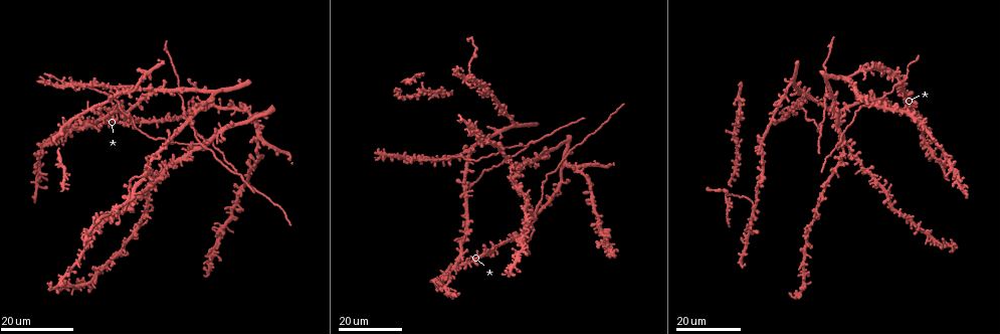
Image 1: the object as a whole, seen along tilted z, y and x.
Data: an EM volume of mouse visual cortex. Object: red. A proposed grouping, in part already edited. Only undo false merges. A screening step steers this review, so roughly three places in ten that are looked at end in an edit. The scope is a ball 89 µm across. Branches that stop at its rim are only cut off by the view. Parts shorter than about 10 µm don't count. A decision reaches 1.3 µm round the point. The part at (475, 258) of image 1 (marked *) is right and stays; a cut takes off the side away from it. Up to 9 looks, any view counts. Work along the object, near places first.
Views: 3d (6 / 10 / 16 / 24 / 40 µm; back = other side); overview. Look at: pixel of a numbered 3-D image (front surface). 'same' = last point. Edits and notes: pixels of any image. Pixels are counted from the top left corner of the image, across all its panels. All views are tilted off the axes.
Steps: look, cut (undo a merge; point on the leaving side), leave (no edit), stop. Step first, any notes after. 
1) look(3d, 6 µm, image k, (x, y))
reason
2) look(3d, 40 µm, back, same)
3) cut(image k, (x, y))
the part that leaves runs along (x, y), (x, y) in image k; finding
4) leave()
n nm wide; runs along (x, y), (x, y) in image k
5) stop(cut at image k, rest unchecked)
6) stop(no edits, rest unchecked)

look(3d, 16 µm, image 1, (907, 74))
small branch off a trunk

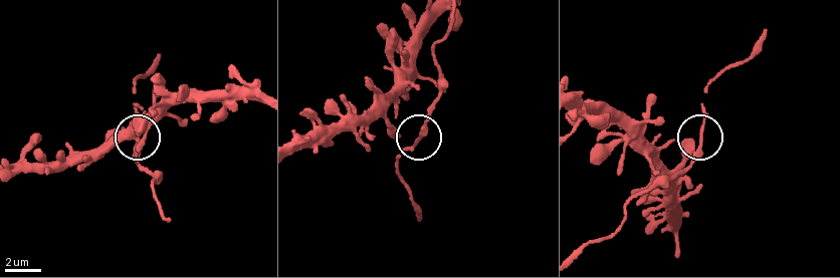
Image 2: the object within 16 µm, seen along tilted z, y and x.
look(3d, 6 µm, image 2, (702, 143))
closer look

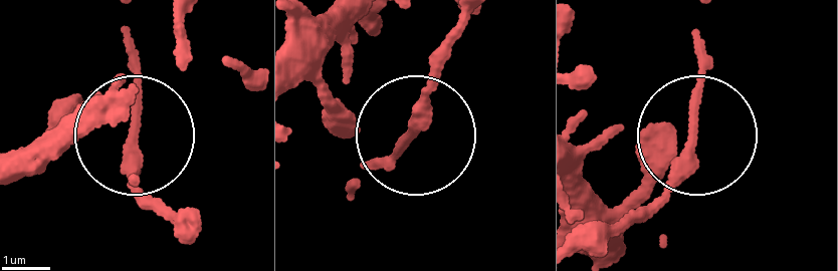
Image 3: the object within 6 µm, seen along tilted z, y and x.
leave()
200 nm wide; all the same neuron

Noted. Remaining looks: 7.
look(3d, 24 µm, image 1, (255, 138))
four-way junction

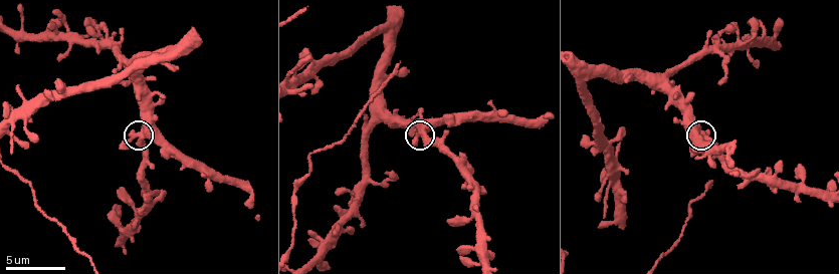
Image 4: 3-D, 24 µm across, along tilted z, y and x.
look(3d, 10 µm, image 4, (144, 137))
zoom in

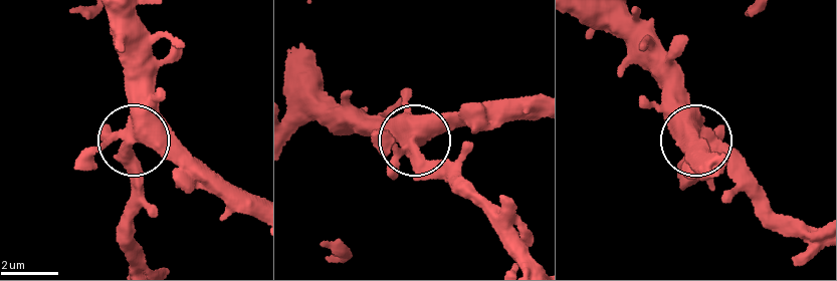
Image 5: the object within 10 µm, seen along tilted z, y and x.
look(3d, 6 µm, image 5, (129, 139))

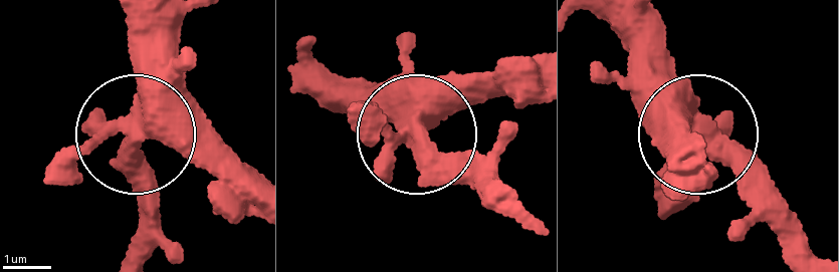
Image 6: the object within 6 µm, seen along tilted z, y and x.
leave()
runs along (307, 80), (413, 125), (538, 53) in image 6; one neuron here

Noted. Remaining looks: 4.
look(3d, 16 µm, image 1, (198, 143))
two arms in line, one across

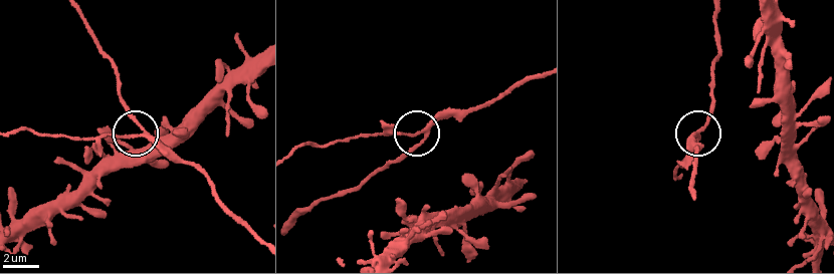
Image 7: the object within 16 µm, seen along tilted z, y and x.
look(3d, 10 µm, image 7, (698, 132))

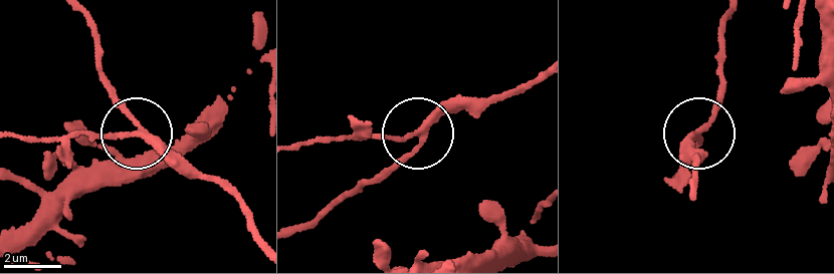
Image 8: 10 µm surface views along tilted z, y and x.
leave()
200 nm wide; continuous, no second neuron

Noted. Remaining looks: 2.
look(3d, 16 µm, image 1, (167, 138))
small branch off a trunk

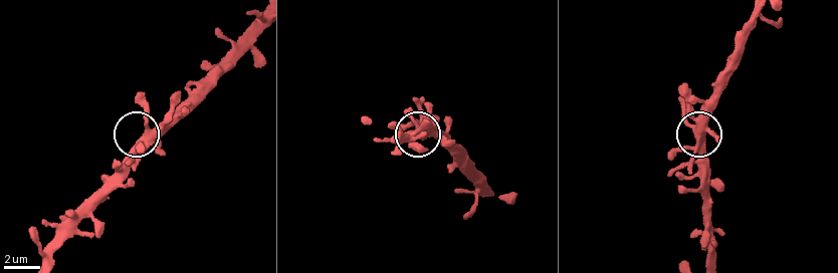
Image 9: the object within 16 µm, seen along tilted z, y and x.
look(3d, 6 µm, image 9, (145, 136))

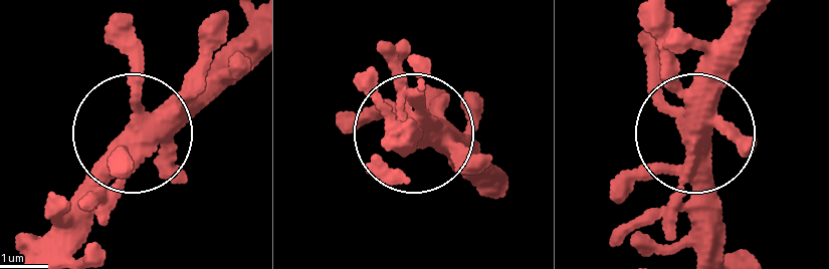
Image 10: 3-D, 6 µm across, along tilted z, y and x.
leave()
400 nm wide; runs along (256, 15), (139, 121), (125, 18) in image 10; one neuron here

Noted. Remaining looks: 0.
stop(no edits, rest unchecked)

